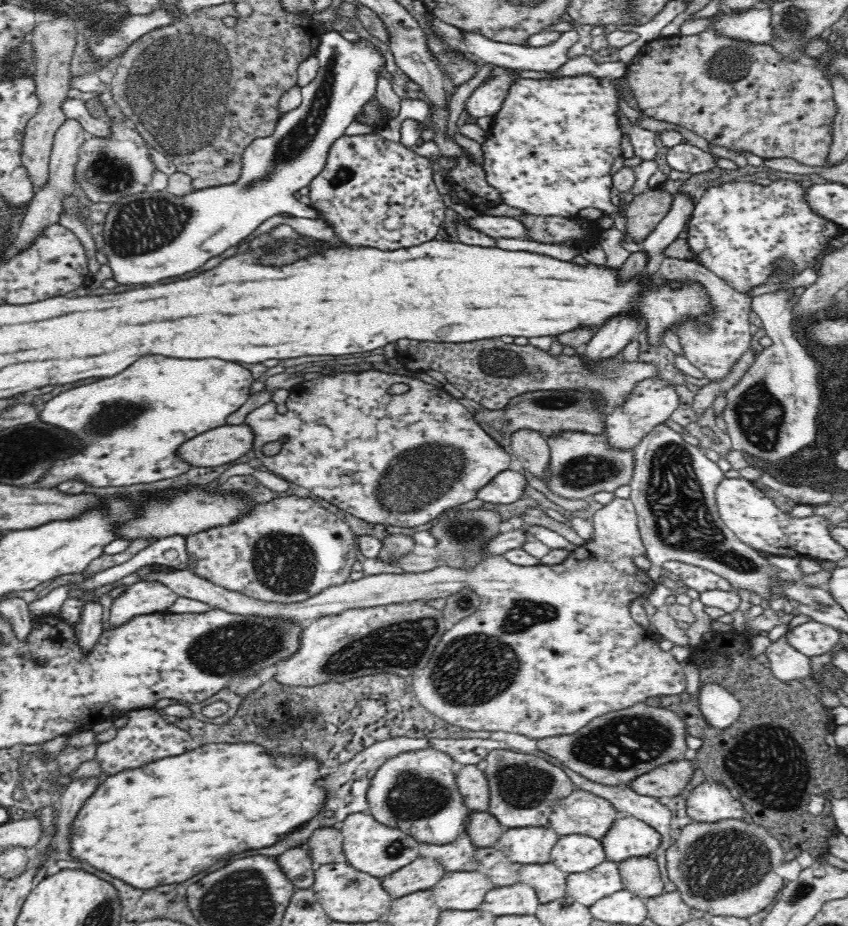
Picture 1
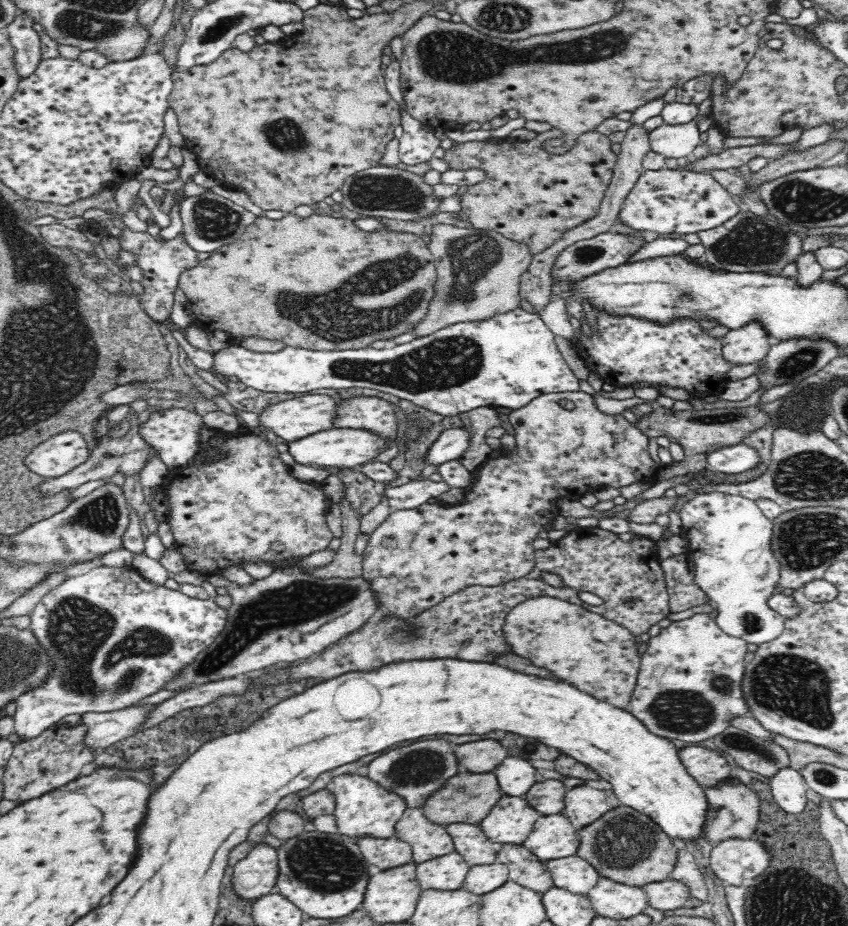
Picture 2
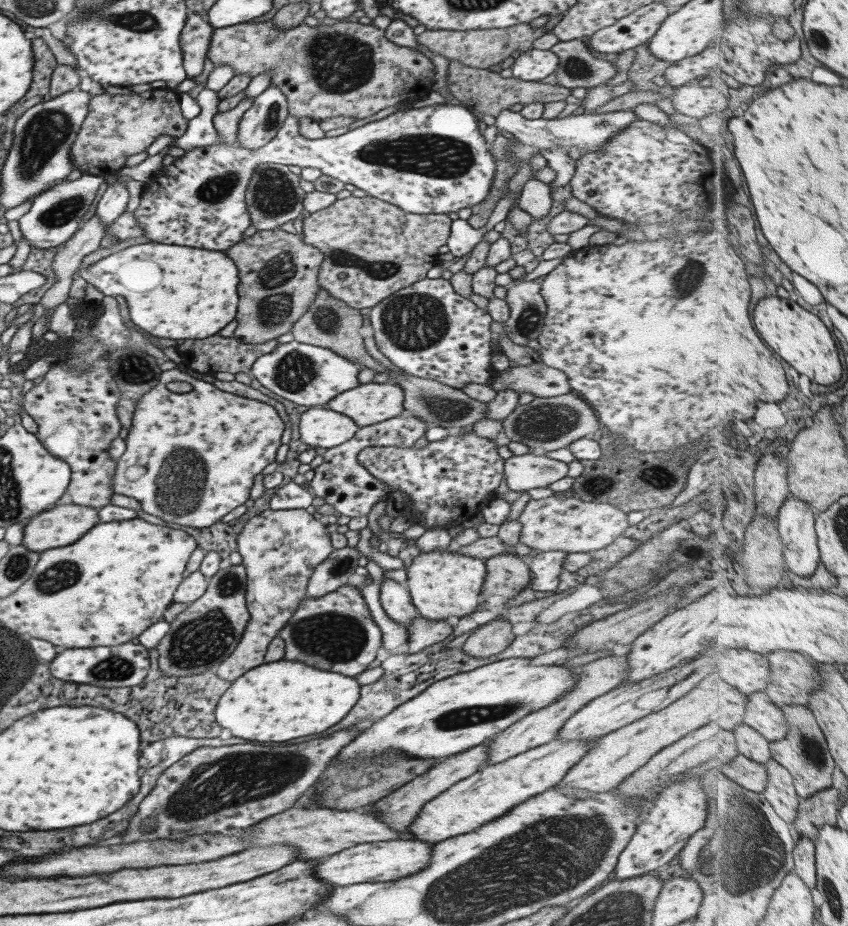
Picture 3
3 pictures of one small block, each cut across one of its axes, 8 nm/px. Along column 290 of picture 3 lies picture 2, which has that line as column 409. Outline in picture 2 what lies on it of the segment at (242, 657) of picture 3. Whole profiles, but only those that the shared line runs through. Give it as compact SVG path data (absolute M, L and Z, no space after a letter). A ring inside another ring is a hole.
M567 392L543 394L531 400L526 406L513 410L507 416L508 422L512 424L515 432L517 450L507 452L503 456L489 458L475 472L475 482L467 489L464 500L455 504L429 504L425 503L414 509L393 510L388 519L382 522L370 535L370 541L363 553L363 577L371 582L372 590L379 600L380 614L396 615L400 619L408 619L426 610L430 606L442 602L451 594L466 588L467 586L496 586L505 582L516 580L530 574L535 567L535 547L533 541L538 538L538 532L548 531L550 525L559 514L557 509L558 498L567 498L578 501L584 494L593 493L601 487L612 487L618 489L622 486L640 482L646 483L652 480L657 472L659 462L653 452L653 439L647 437L636 428L631 422L626 421L622 415L608 415L600 412L594 405L594 397L586 392ZM560 400L572 400L575 404L573 410L566 410L560 406Z

